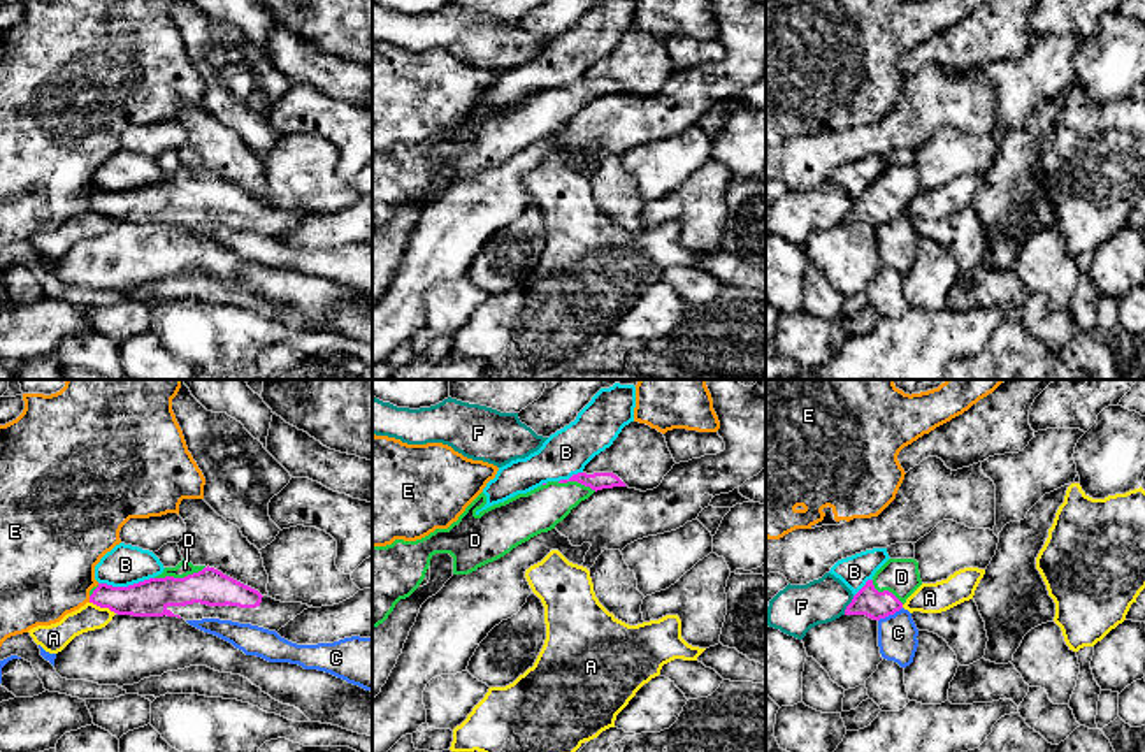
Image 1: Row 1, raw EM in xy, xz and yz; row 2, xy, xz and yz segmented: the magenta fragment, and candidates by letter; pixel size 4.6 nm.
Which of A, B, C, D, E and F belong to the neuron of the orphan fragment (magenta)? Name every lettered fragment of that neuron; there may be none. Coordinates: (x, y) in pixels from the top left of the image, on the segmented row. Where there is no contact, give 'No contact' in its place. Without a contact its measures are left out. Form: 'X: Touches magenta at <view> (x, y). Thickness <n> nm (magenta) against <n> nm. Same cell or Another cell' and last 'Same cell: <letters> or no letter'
A: Touches magenta at xy (102, 607). Thickness 170 nm (magenta) against 120 nm. Another cell
B: Touches magenta at xy (125, 587). Thickness 170 nm (magenta) against 190 nm. Another cell
C: Touches magenta at yz (889, 614). Thickness 130 nm (magenta) against 180 nm. Another cell
D: Touches magenta at xy (180, 578). Thickness 170 nm (magenta) against 70 nm. Same cell
E: Touches magenta at xy (90, 600). Thickness 160 nm (magenta) against 440 nm. Another cell
F: Touches magenta at yz (849, 605). Thickness 130 nm (magenta) against 220 nm. Another cell
Same cell: D

